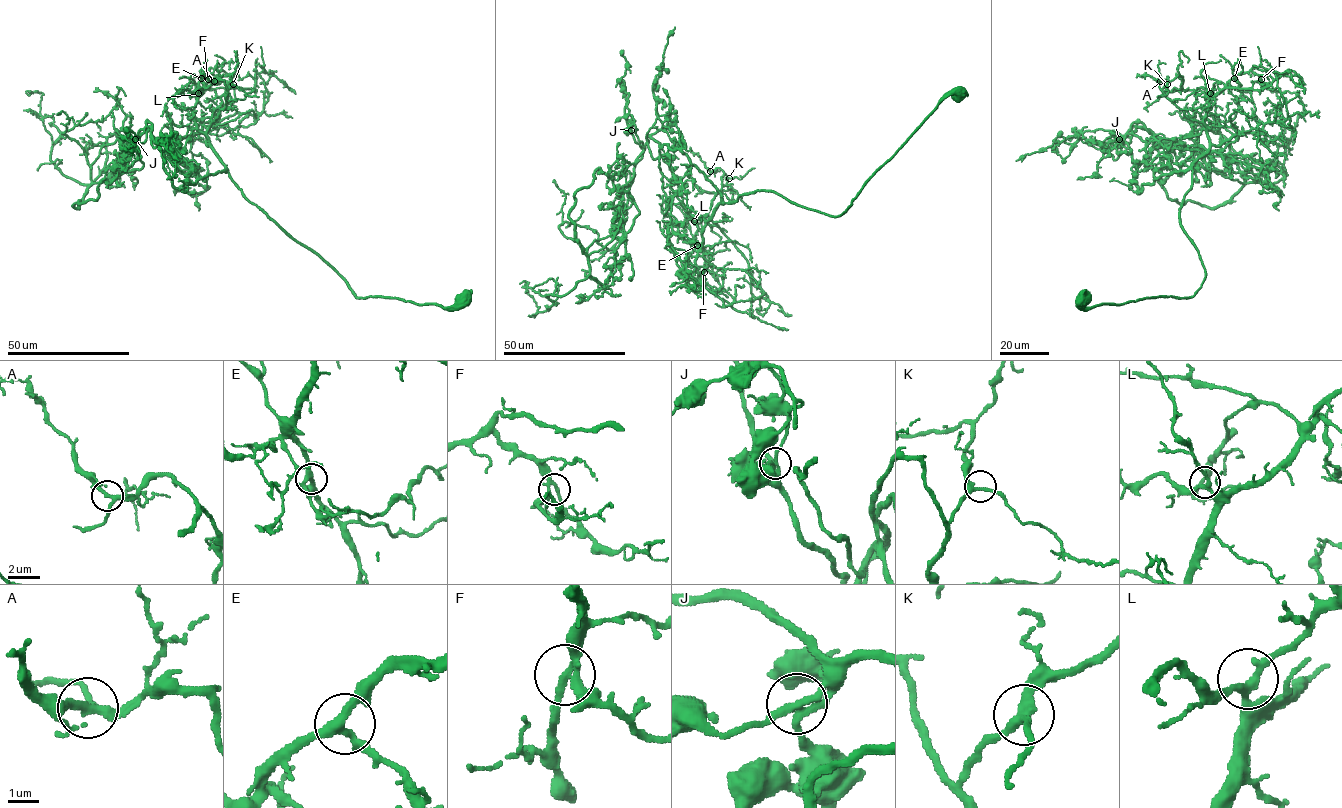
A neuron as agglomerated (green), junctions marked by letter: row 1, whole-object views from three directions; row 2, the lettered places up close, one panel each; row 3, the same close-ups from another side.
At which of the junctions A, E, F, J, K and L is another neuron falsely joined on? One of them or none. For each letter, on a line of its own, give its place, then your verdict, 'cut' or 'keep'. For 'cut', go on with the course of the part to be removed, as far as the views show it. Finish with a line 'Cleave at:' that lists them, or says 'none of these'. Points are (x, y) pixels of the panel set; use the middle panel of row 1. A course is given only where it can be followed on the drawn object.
A: (710, 171) | keep
E: (697, 245) | keep
F: (704, 272) | keep
J: (631, 130) | cut | (631, 130), (627, 114), (645, 147), (632, 203), (589, 256), (589, 274), (536, 314), (525, 287)
K: (729, 178) | keep
L: (694, 221) | keep
Cleave at: J

